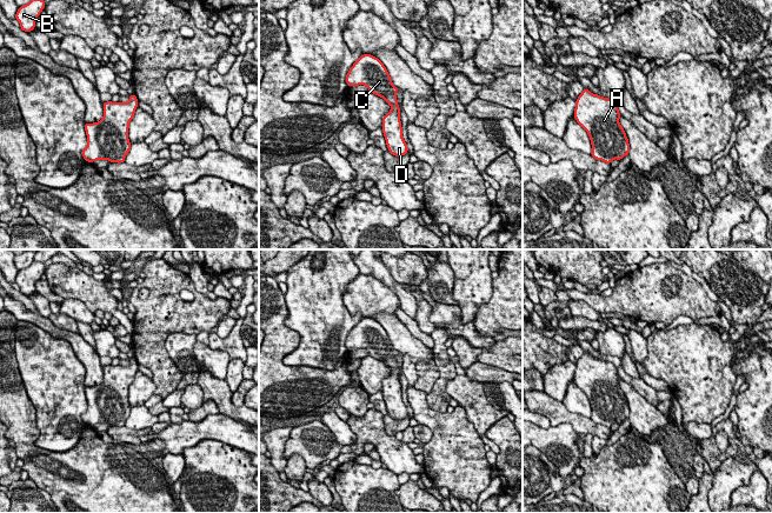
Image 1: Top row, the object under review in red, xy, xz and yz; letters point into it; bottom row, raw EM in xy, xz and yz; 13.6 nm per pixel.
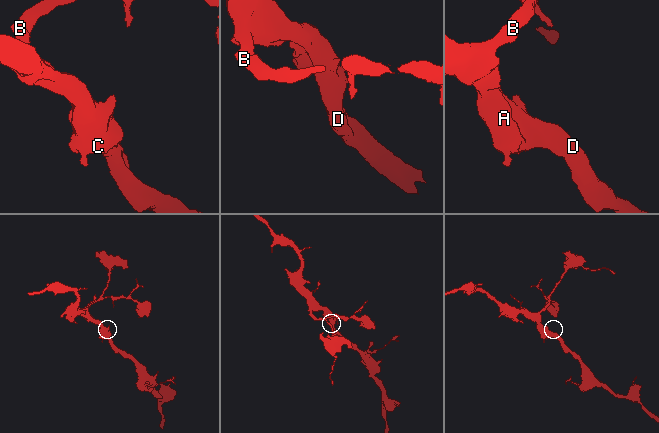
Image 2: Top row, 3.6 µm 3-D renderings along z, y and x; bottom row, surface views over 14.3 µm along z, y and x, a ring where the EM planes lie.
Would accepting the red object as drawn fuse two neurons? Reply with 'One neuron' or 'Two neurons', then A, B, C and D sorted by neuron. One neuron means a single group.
One neuron. Groups: A B C D

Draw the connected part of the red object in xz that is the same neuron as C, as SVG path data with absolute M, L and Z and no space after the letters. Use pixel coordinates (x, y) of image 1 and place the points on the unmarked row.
M372 318L361 319L350 332L346 347L347 349L367 349L368 355L391 368L390 375L382 380L382 397L388 415L395 420L408 417L406 405L402 401L400 372L395 360L399 352L393 348L384 327Z

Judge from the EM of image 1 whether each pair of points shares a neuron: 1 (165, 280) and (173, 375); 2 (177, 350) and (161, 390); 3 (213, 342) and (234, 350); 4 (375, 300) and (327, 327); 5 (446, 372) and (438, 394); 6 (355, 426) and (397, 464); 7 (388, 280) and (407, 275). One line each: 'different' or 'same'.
1: same
2: different
3: same
4: different
5: same
6: same
7: different

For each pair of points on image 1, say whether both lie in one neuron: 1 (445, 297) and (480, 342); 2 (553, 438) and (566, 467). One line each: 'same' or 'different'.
1: different
2: same

